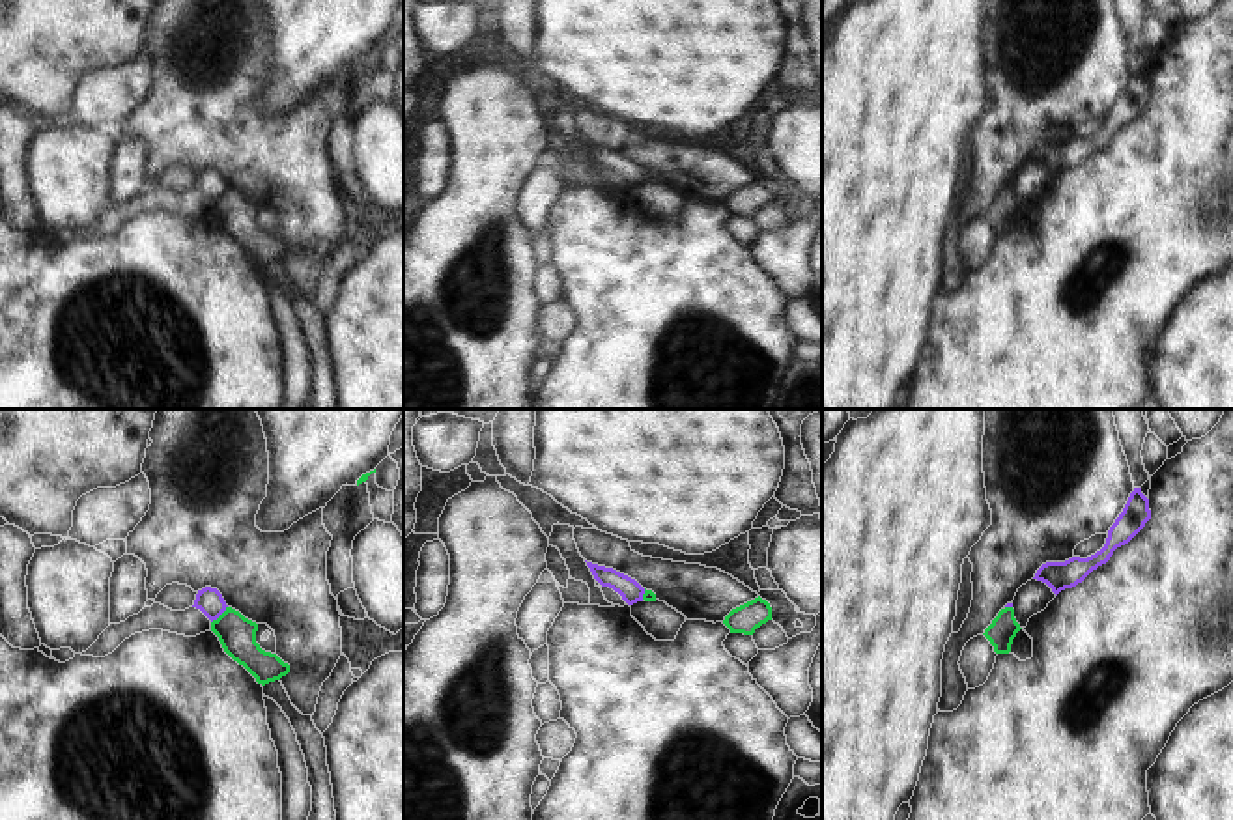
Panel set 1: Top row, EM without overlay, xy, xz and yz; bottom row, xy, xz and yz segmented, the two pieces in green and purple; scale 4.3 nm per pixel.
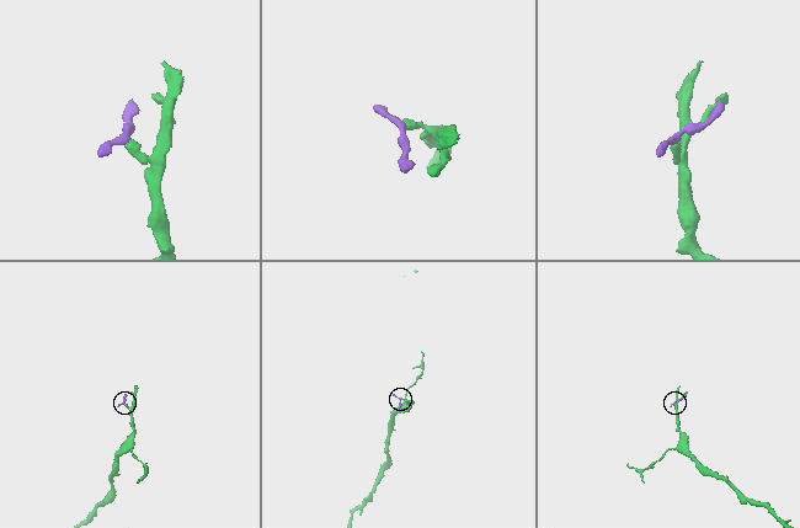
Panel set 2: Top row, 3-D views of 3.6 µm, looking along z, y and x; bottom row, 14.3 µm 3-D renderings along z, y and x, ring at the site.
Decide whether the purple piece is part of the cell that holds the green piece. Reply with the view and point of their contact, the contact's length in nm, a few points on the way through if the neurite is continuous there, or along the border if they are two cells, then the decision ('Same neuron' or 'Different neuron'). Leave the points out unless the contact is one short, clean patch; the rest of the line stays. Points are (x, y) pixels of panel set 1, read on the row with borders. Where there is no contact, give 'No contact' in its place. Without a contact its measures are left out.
Touches green at xy (221, 615). Shared border 100 nm. Boundary: xy (226, 606), (212, 622). Different neuron.

